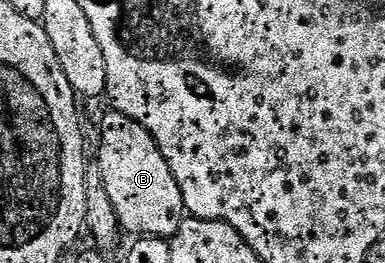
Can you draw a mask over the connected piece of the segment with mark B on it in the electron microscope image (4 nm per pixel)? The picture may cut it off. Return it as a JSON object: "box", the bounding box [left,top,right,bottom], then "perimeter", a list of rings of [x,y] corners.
{"box":[98,111,186,239],"perimeter":[[[109,111],[100,125],[100,168],[98,174],[103,181],[103,188],[109,201],[116,211],[116,218],[121,226],[132,233],[145,233],[148,239],[172,239],[180,231],[180,226],[186,220],[184,196],[178,187],[178,179],[170,167],[170,163],[162,155],[160,145],[148,132],[134,119],[125,113]]]}

